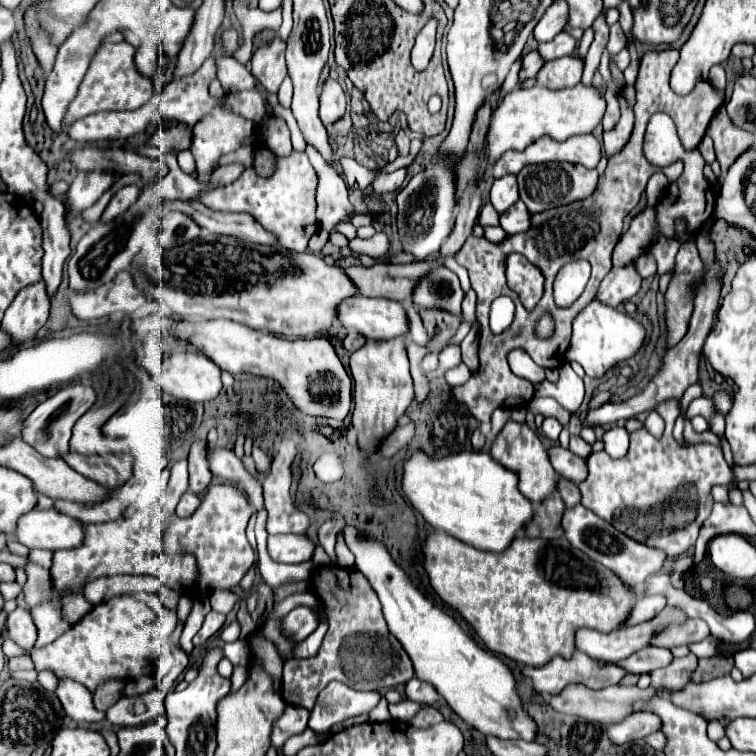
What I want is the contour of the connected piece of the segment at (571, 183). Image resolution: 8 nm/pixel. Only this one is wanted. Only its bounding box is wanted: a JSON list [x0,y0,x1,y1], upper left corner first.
[518,163,598,213]

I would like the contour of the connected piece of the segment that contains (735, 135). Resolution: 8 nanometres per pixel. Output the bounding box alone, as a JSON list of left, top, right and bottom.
[706,107,754,173]

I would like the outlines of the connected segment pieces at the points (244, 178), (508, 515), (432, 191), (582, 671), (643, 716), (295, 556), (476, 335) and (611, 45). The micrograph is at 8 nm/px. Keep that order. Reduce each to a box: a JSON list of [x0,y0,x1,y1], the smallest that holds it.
[[200,151,316,251],[402,451,532,551],[398,163,456,257],[520,651,626,693],[608,713,660,745],[268,535,314,563],[460,321,480,373],[608,23,626,55]]

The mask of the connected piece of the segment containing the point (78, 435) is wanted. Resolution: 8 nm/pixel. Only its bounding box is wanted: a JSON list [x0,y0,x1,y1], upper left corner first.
[70,395,130,455]

